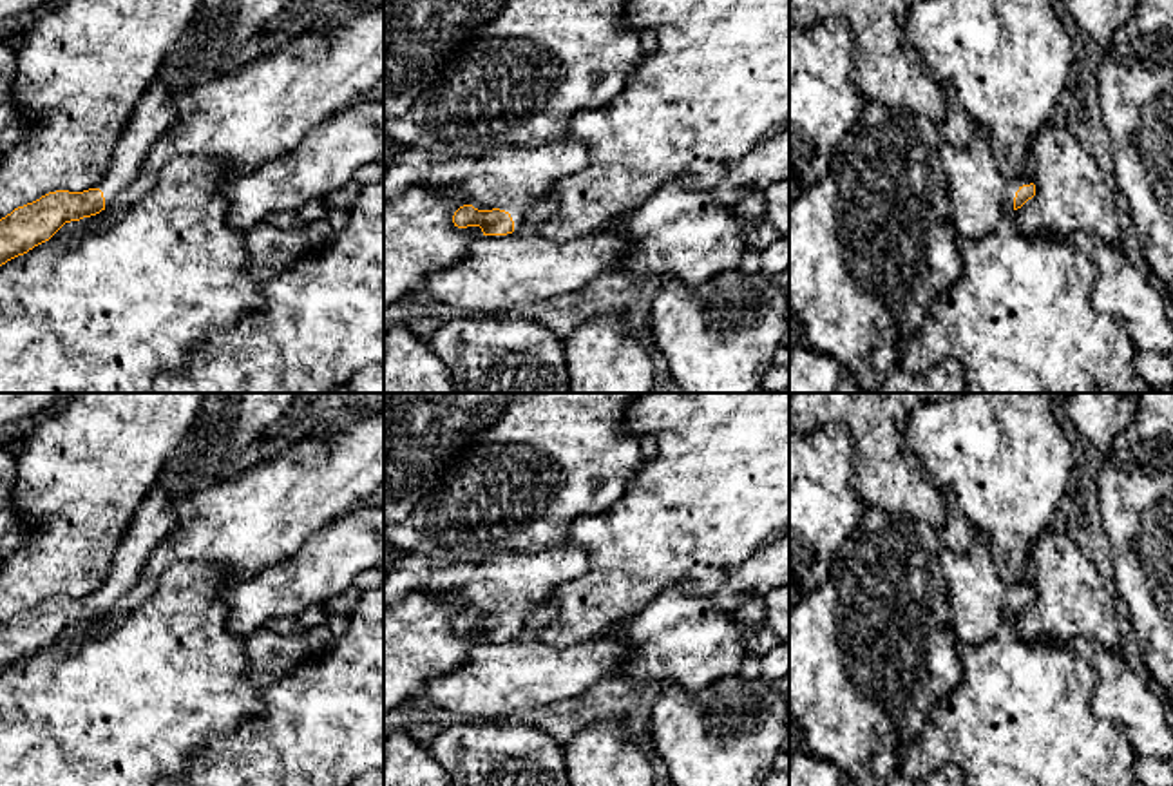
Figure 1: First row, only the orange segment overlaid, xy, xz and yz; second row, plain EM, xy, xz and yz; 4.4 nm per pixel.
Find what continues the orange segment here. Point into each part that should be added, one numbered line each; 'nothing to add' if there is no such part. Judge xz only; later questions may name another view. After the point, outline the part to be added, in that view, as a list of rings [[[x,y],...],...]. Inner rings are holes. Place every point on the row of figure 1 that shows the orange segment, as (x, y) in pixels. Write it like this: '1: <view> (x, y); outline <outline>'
1: xz (513, 178); outline [[[568,138],[547,145],[501,145],[478,158],[440,159],[425,150],[405,149],[384,167],[384,199],[396,197],[413,187],[456,190],[465,197],[465,205],[478,210],[509,212],[516,230],[525,223],[527,210],[543,199],[556,181],[581,172],[588,161],[588,149]]]

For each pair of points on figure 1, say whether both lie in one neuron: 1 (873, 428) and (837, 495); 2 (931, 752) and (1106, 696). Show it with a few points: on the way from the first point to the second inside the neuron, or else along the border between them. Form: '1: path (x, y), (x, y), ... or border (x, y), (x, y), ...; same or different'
1: border (844, 426), (853, 444), (849, 486), (866, 506); different
2: border (1081, 658), (1096, 672), (1092, 710), (1121, 730); different

